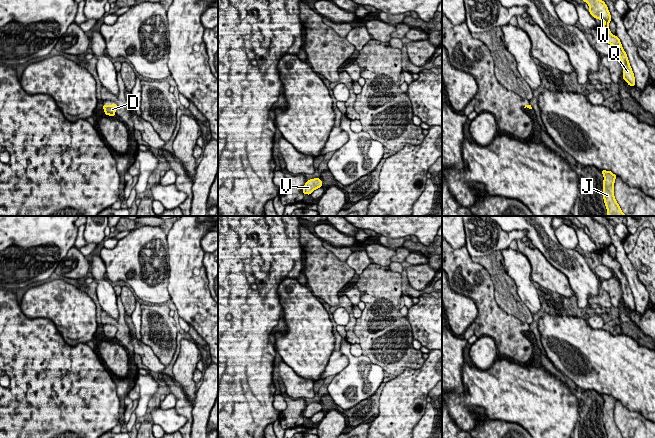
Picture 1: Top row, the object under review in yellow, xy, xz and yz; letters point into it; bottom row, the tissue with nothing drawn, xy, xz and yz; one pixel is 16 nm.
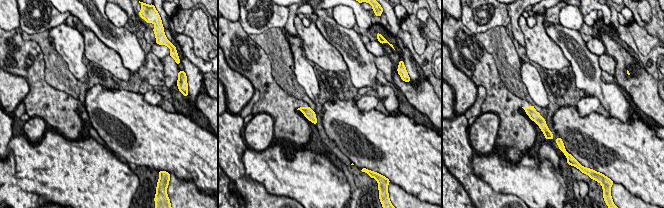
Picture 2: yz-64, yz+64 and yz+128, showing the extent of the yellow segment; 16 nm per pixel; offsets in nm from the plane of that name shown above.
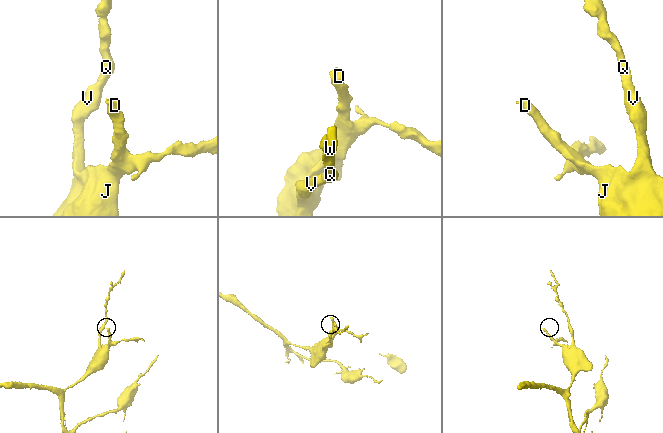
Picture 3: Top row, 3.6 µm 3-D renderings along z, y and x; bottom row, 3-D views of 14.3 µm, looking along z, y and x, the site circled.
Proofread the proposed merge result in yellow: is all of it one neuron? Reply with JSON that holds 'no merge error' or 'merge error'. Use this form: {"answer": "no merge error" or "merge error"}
{"answer": "no merge error"}

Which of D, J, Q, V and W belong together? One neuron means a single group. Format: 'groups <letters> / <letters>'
groups D J Q V W

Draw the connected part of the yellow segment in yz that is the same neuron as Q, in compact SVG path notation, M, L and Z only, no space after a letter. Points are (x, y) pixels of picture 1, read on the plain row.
M591 216L575 217L580 221L581 224L589 229L589 236L594 242L604 245L604 249L600 252L600 262L614 271L615 276L619 279L621 283L621 288L623 292L623 303L628 307L628 309L632 311L635 310L635 301L628 285L627 278L622 271L620 263L610 256L609 246L611 245L611 239L607 229L604 225L598 223Z

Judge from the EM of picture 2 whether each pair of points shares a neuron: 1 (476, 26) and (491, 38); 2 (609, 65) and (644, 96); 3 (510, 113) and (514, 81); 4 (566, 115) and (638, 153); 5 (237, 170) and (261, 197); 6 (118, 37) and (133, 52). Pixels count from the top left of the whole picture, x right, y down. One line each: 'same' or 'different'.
1: different
2: different
3: different
4: same
5: same
6: same

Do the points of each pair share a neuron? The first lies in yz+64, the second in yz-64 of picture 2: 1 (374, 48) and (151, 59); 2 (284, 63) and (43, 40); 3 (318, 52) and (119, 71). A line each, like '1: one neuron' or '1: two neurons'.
1: two neurons
2: one neuron
3: one neuron

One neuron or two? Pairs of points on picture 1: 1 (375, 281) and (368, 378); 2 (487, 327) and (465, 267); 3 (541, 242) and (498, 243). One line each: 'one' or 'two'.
1: two
2: one
3: two

